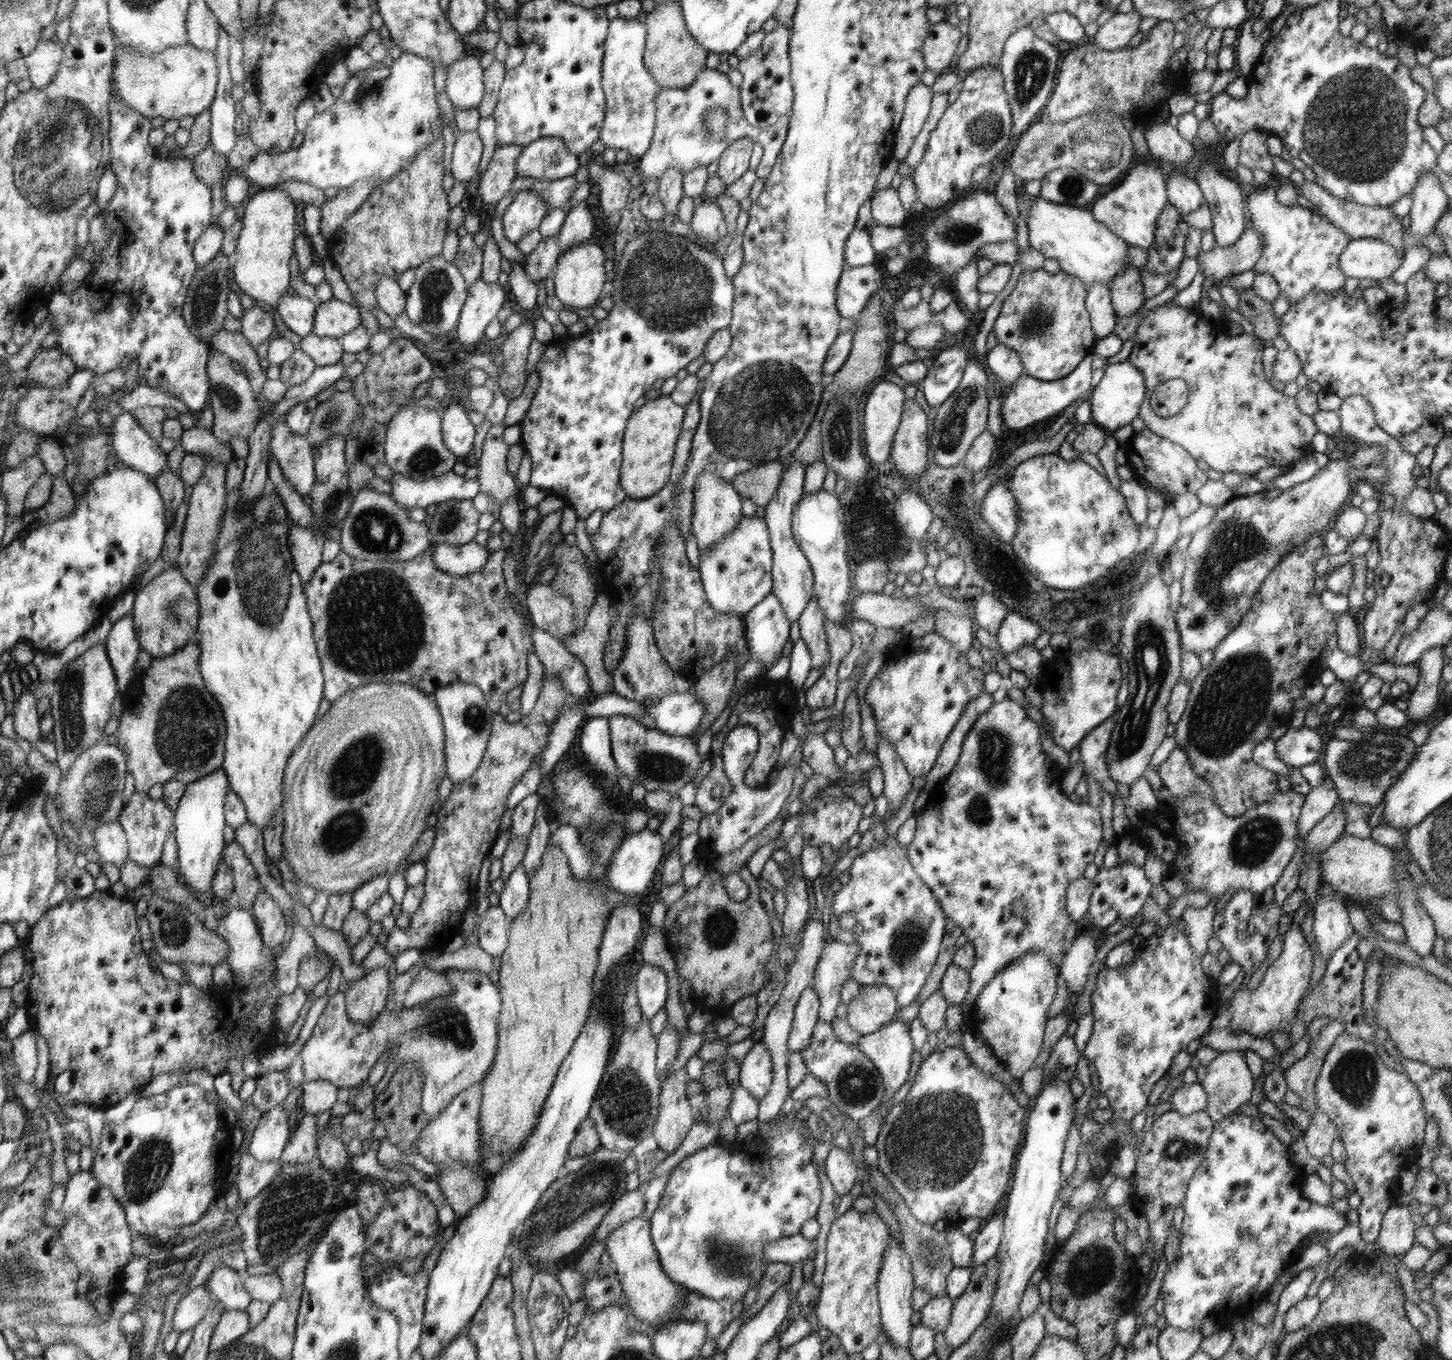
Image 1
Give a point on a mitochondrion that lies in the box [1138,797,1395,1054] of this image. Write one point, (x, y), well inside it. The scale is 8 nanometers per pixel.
(1251, 844)

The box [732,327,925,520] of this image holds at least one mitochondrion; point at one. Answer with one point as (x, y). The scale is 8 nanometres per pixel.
(842, 434)

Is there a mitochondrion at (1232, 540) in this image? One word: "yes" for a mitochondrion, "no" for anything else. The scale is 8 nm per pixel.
yes

